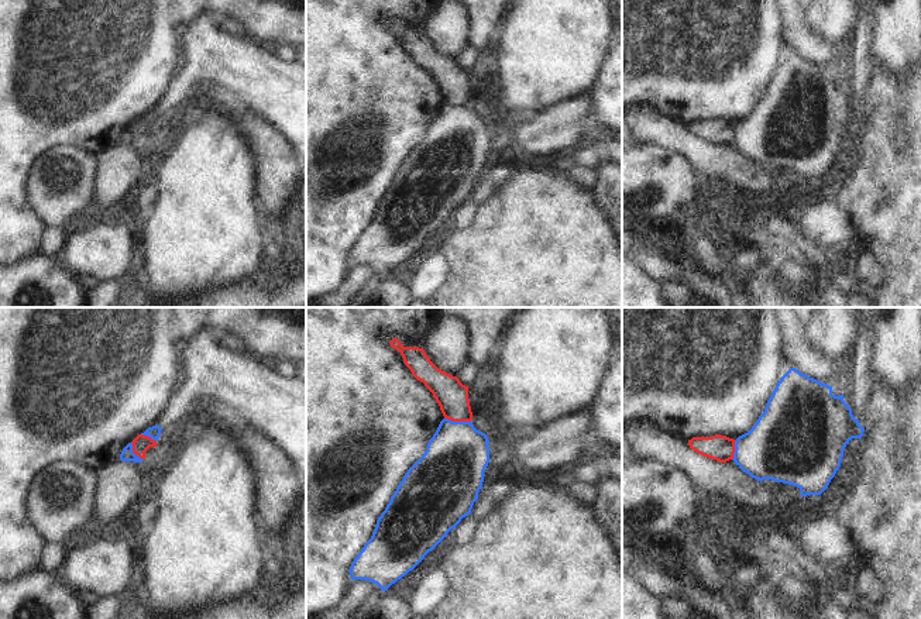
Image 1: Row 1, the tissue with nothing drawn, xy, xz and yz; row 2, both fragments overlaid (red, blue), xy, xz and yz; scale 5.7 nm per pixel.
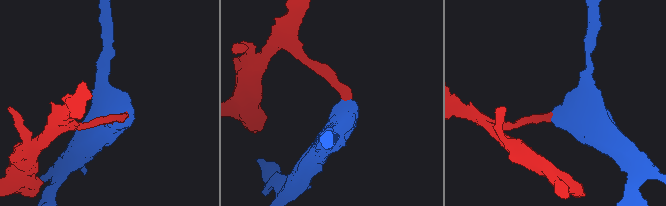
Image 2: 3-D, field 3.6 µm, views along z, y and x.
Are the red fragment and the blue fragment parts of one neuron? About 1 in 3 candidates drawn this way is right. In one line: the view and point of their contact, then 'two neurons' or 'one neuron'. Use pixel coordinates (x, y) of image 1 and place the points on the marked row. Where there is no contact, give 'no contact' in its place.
xz (457, 420) | two neurons

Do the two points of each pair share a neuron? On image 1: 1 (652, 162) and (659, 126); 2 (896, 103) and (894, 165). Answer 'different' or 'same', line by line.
1: different
2: same

